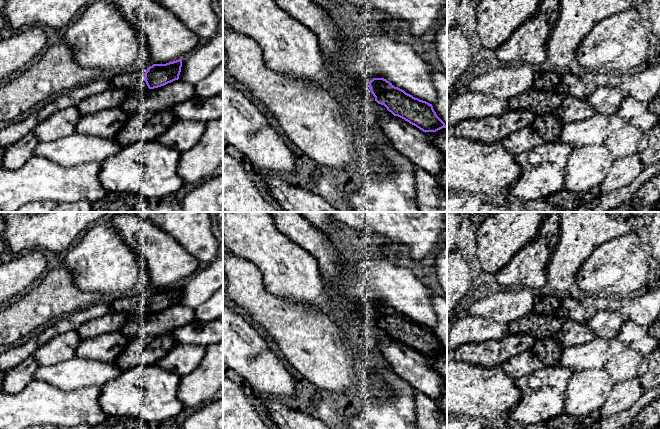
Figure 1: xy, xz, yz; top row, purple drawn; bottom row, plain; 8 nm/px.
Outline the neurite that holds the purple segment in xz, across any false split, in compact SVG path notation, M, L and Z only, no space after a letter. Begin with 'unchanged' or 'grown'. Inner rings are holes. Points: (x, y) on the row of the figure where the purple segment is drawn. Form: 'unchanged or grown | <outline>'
unchanged | M373 78L369 82L369 89L378 104L384 105L394 116L404 119L423 132L436 132L446 128L432 104L413 97L386 79Z

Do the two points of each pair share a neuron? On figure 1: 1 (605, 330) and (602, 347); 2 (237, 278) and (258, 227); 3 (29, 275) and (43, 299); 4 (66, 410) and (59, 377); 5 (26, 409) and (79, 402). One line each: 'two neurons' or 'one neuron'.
1: two neurons
2: two neurons
3: two neurons
4: two neurons
5: one neuron

